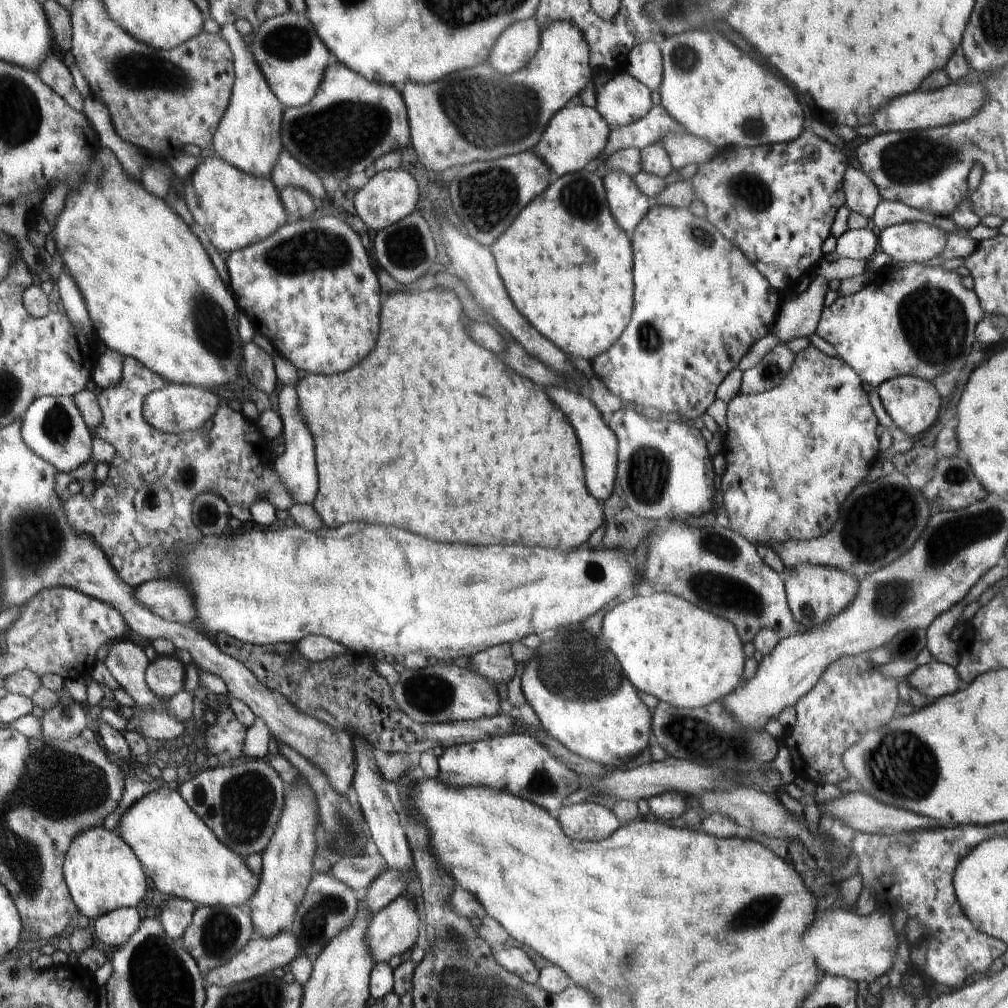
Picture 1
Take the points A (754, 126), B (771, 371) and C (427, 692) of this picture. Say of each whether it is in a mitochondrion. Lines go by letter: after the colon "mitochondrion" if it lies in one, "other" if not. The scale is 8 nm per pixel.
A: mitochondrion
B: mitochondrion
C: mitochondrion

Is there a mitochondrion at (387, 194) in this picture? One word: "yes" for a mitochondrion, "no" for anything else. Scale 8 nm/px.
no

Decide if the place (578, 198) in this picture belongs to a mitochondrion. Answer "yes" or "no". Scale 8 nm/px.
yes

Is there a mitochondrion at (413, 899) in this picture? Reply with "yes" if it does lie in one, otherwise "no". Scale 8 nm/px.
no

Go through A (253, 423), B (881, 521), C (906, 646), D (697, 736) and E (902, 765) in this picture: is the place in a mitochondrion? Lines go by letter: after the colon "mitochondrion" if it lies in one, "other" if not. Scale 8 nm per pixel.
A: other
B: mitochondrion
C: mitochondrion
D: mitochondrion
E: mitochondrion

